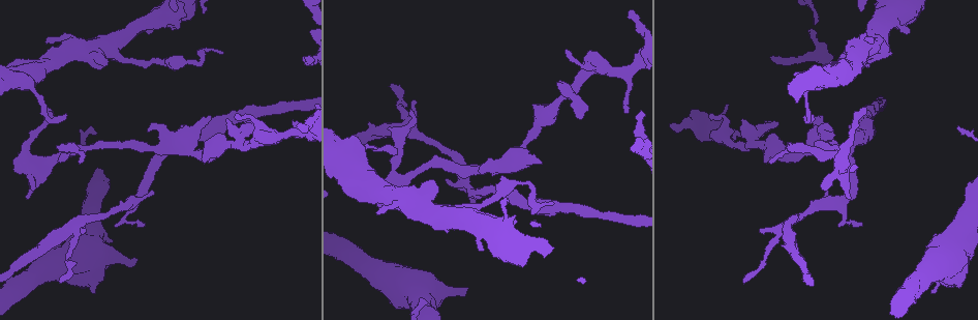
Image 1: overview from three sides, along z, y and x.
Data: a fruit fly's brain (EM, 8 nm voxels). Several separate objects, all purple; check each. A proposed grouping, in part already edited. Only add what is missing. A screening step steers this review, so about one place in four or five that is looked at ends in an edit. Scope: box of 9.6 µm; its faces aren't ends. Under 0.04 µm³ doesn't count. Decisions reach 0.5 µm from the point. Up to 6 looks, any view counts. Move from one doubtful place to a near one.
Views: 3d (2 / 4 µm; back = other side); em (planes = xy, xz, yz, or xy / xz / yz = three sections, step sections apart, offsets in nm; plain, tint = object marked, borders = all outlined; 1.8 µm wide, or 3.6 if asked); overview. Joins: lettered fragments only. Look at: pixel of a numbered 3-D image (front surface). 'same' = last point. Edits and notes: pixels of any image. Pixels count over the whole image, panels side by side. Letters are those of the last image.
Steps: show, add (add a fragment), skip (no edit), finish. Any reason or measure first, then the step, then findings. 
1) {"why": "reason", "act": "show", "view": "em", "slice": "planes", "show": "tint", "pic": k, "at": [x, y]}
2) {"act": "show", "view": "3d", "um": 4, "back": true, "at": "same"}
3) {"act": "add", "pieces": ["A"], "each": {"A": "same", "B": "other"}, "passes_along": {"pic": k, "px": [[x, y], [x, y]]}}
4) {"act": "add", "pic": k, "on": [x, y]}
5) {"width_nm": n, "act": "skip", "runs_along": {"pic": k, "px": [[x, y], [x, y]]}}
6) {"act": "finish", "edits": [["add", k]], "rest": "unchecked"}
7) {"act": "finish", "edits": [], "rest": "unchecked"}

{"why": "free end", "act": "show", "view": "em", "slice": "planes", "show": "borders", "pic": 1, "at": [863, 108]}

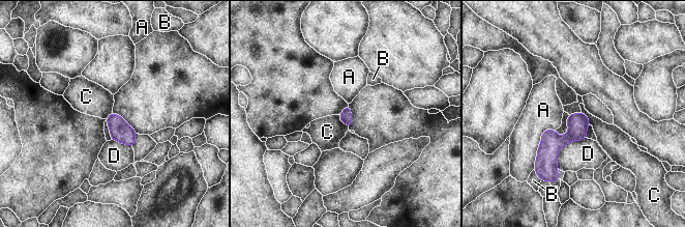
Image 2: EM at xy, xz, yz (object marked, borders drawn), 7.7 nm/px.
{"act": "skip", "each": {"A": "other", "B": "other", "C": "other", "D": "other"}, "border": {"pic": 2, "px": [[581, 112], [586, 115], [590, 124]]}, "found": "none of them fits"}

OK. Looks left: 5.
{"why": "an open end", "act": "show", "view": "3d", "um": 4, "pic": 1, "at": [78, 162]}

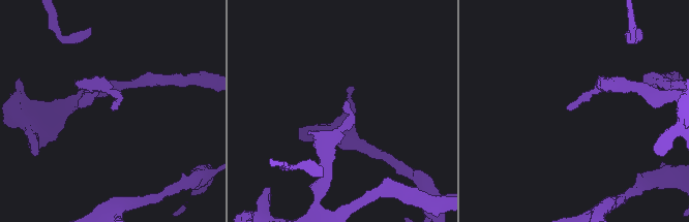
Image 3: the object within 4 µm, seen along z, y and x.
{"why": "need the tissue", "act": "show", "view": "em", "slice": "xy", "step": 8, "show": "borders", "pic": 3, "at": [115, 108]}

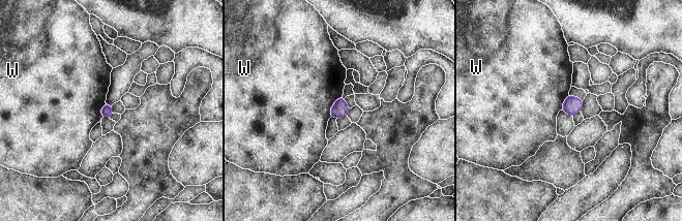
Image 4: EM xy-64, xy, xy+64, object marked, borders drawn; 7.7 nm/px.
{"act": "skip", "each": {"W": "other"}, "found": "none of them fits"}

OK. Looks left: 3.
{"why": "free end", "act": "show", "view": "em", "slice": "xy", "step": 4, "show": "borders", "pic": 1, "at": [748, 279]}

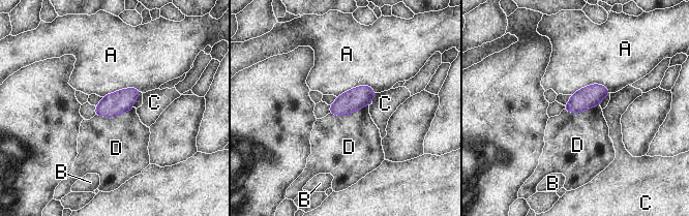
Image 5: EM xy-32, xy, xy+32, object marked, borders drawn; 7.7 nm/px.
{"why": "another direction", "act": "show", "view": "em", "slice": "planes", "show": "borders", "at": "same"}

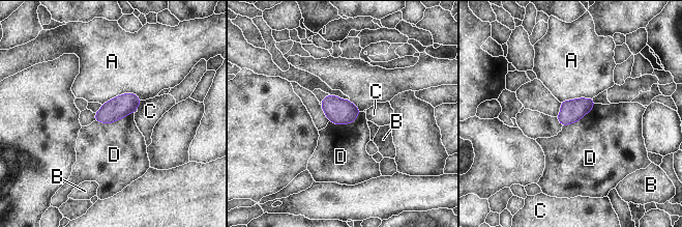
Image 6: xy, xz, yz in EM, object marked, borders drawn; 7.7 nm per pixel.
{"act": "skip", "each": {"A": "other", "B": "other", "C": "other", "D": "other"}, "border": {"pic": 6, "px": [[134, 112], [112, 122], [94, 121]]}, "found": "no lettered fragment goes on from it"}

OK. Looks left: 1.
{"act": "finish", "edits": [], "rest": "unchecked"}

